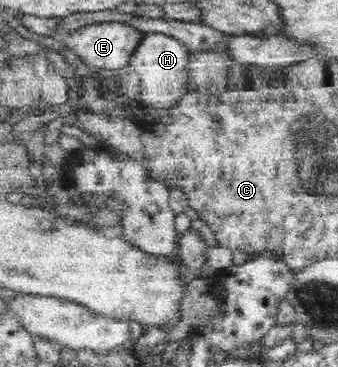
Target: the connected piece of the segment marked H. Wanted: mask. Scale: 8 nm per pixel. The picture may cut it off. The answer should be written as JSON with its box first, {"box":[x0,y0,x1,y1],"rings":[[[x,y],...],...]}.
{"box":[116,32,192,111],"rings":[[[151,32],[144,34],[144,40],[136,48],[134,54],[129,59],[129,63],[118,70],[116,78],[154,78],[154,80],[116,80],[118,92],[132,98],[140,100],[142,105],[154,111],[159,108],[172,108],[178,106],[191,92],[190,84],[190,56],[192,50],[188,49],[182,41],[168,35],[168,33]]]}

